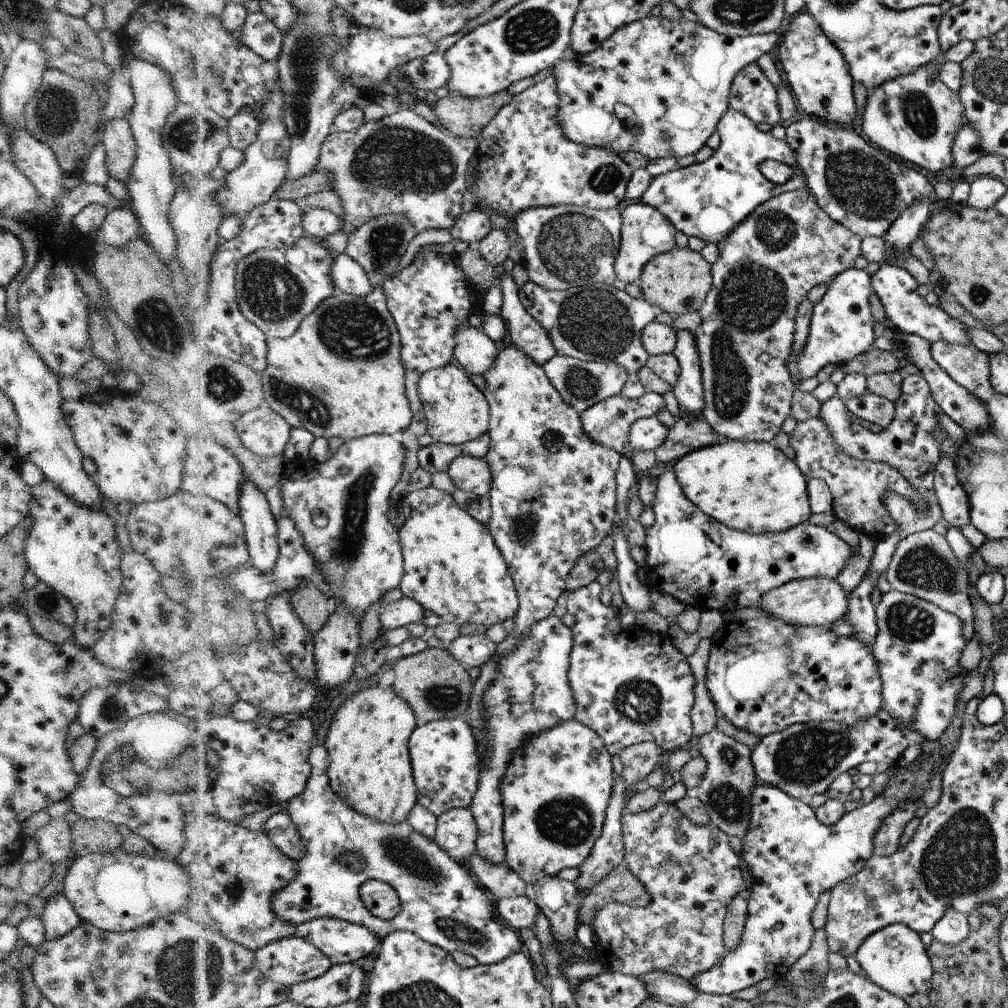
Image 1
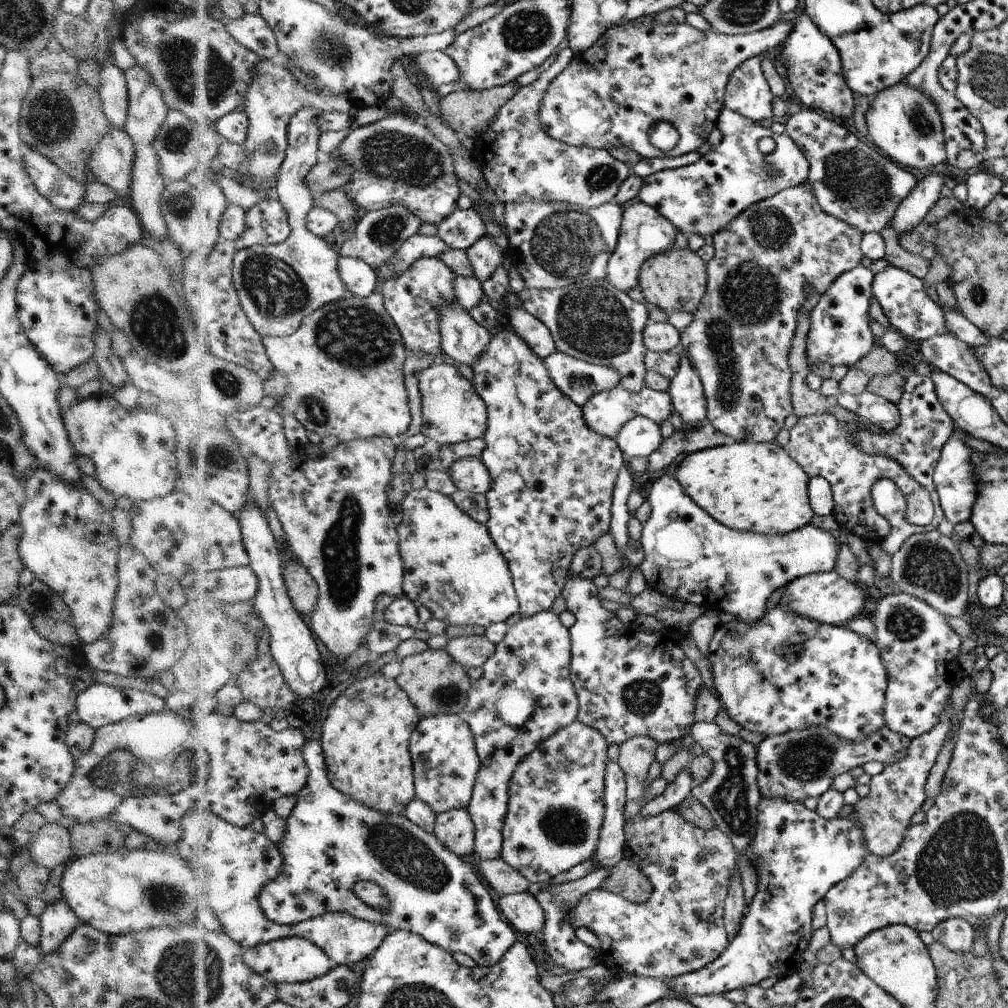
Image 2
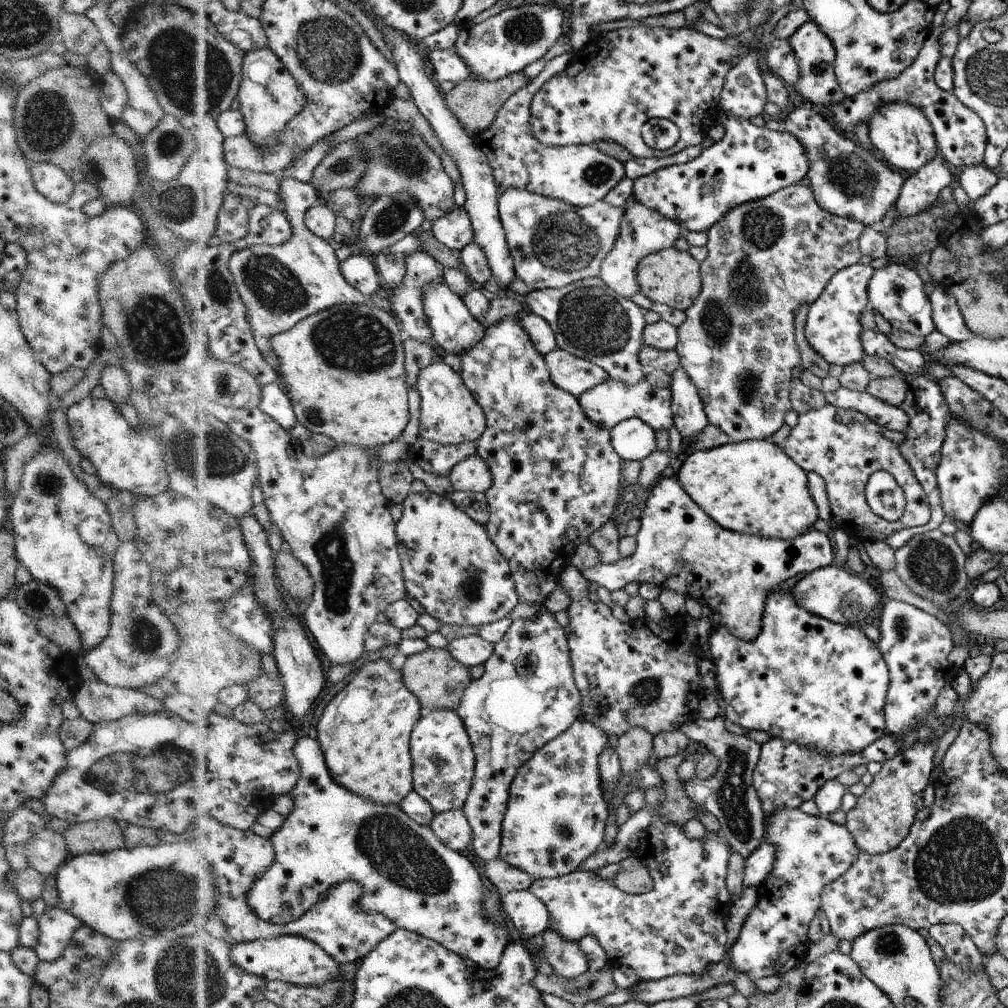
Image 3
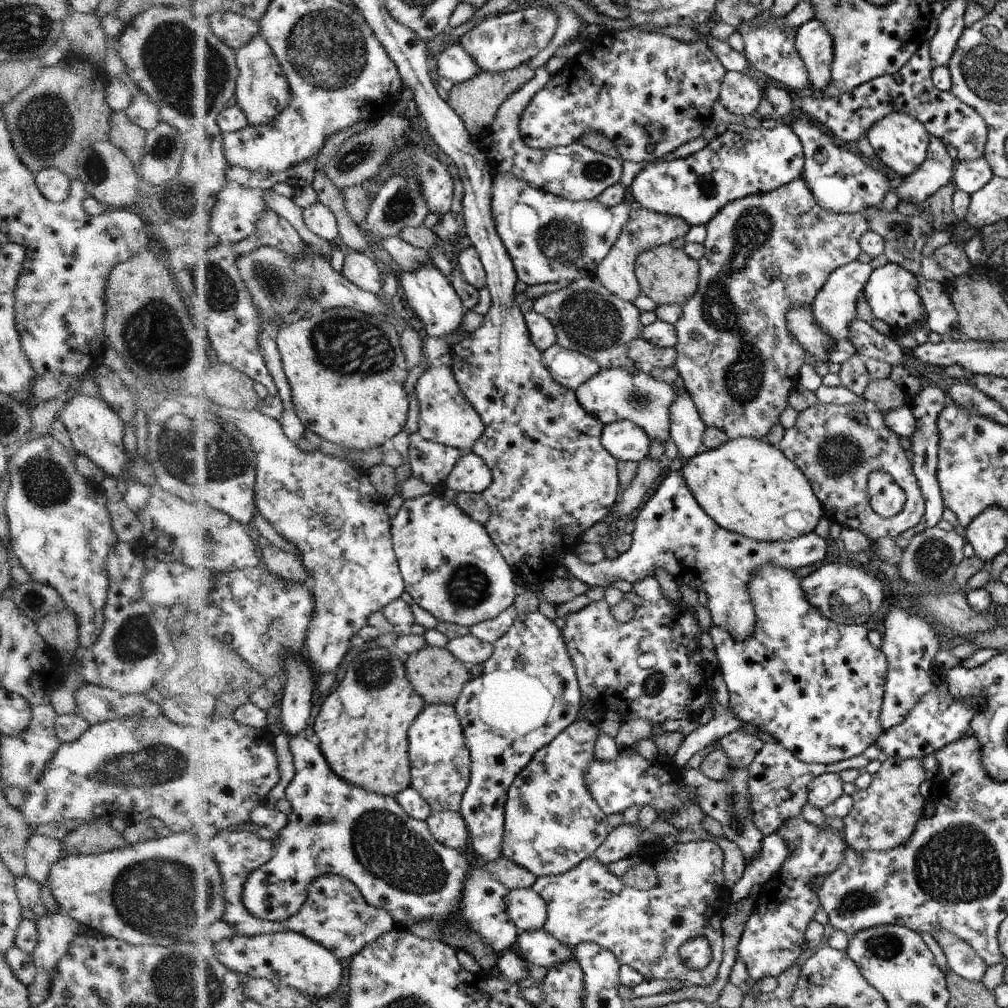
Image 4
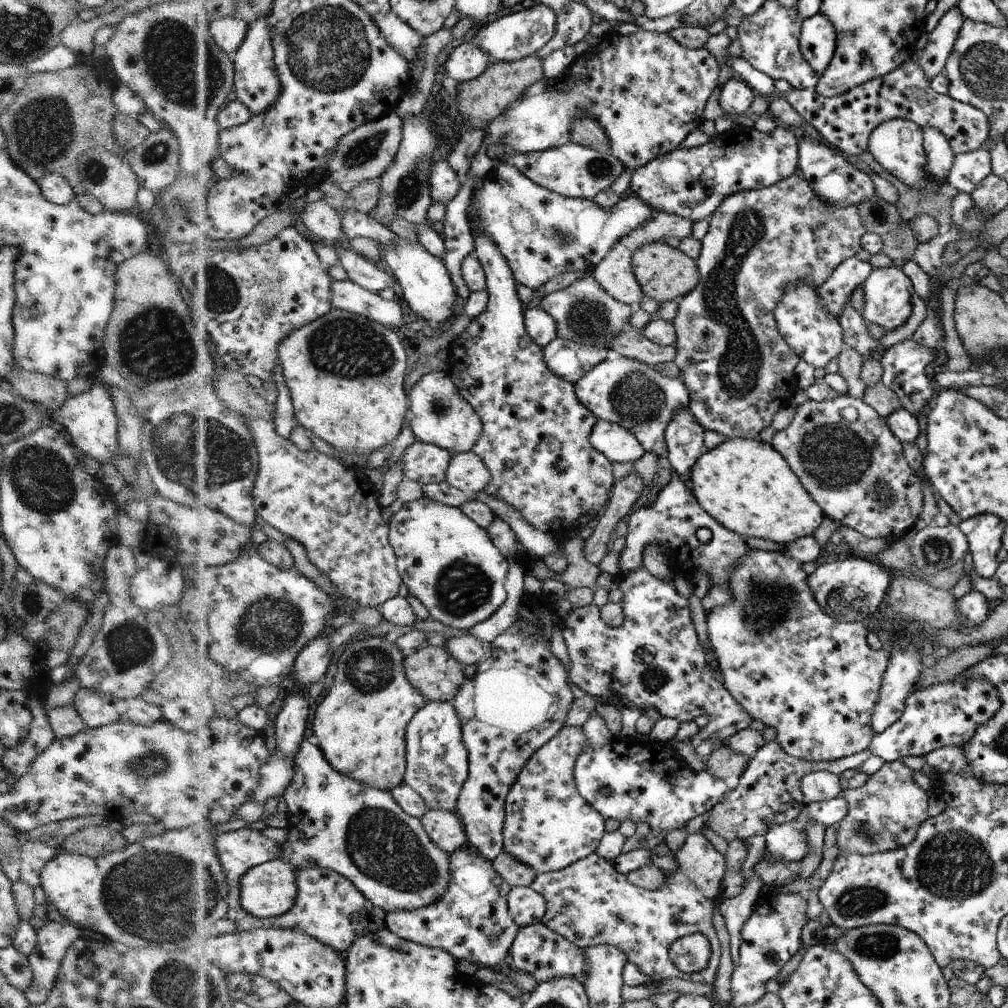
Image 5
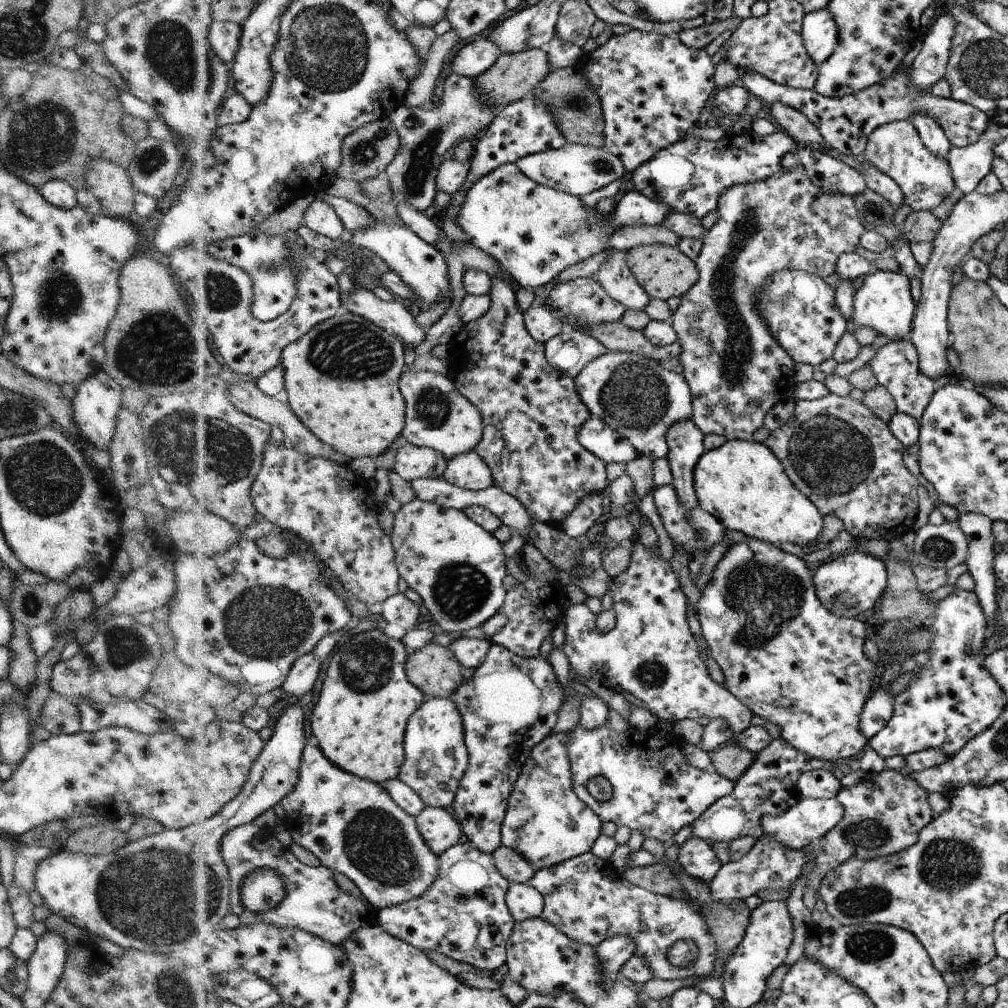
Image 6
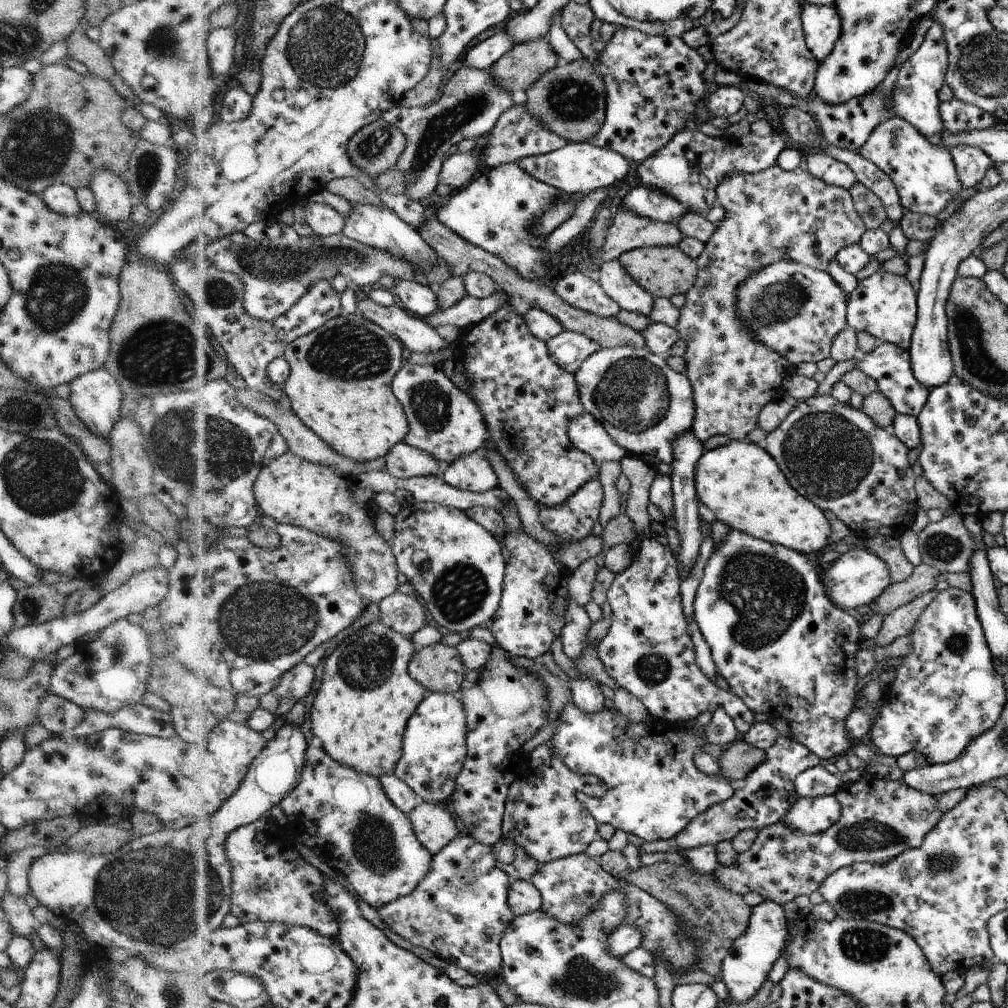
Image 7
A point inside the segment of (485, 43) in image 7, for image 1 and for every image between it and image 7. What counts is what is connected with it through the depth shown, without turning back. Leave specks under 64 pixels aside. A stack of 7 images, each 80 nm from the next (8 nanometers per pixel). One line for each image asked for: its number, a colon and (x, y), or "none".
1: (432, 72)
2: (437, 67)
3: (445, 64)
4: (456, 64)
5: (466, 61)
6: (473, 59)

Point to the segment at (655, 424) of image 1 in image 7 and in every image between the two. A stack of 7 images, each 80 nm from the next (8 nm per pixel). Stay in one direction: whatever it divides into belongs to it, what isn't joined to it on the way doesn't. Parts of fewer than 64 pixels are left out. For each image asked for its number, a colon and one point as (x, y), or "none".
2: (641, 436)
3: (634, 439)
4: (626, 440)
5: (619, 444)
6: (597, 437)
7: (585, 432)

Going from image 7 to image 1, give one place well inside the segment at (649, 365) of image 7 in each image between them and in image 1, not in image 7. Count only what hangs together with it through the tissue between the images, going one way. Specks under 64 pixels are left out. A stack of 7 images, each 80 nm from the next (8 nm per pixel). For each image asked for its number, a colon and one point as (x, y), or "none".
1: (608, 422)
2: (607, 412)
3: (607, 404)
4: (614, 394)
5: (624, 391)
6: (636, 396)

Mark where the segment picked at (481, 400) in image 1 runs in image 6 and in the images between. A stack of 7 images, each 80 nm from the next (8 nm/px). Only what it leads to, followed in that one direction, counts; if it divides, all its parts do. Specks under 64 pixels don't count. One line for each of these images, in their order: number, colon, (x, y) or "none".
2: (454, 412)
3: (450, 414)
4: (447, 416)
5: (440, 414)
6: (438, 416)

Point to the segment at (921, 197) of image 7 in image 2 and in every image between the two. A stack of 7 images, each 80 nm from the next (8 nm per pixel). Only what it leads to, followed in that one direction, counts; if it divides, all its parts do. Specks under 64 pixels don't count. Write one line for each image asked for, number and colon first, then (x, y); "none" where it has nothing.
2: (906, 124)
3: (901, 133)
4: (901, 141)
5: (897, 144)
6: (896, 148)

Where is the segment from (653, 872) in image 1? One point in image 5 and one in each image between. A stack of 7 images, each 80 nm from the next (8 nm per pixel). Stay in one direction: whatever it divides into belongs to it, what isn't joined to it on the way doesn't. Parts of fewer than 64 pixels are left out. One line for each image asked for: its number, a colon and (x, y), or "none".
2: (680, 929)
3: (680, 927)
4: (644, 929)
5: (590, 903)

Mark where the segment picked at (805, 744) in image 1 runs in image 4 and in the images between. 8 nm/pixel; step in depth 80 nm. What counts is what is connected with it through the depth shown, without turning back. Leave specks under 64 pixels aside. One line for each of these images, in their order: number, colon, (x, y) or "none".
2: (796, 765)
3: (787, 774)
4: (778, 780)

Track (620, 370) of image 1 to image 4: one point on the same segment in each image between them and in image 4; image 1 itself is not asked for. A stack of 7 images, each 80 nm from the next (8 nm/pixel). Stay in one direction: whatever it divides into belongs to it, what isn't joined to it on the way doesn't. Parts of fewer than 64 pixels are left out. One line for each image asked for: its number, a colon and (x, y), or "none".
2: (580, 380)
3: (571, 373)
4: (569, 368)

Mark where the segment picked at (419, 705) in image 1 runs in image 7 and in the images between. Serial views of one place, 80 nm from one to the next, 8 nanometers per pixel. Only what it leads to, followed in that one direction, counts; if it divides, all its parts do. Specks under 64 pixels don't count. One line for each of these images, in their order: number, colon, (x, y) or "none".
2: (438, 685)
3: (440, 681)
4: (436, 673)
5: (435, 672)
6: (435, 669)
7: (439, 667)

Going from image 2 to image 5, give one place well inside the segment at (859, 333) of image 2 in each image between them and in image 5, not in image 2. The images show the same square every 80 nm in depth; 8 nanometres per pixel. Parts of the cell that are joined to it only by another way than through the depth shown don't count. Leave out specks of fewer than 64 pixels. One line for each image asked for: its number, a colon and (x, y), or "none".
3: (832, 329)
4: (834, 309)
5: (836, 291)

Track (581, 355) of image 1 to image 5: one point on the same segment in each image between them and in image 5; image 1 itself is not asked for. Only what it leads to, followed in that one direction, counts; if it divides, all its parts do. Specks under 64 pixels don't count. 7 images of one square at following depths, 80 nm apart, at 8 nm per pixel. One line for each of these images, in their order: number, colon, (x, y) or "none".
2: (593, 321)
3: (589, 318)
4: (589, 319)
5: (585, 313)

